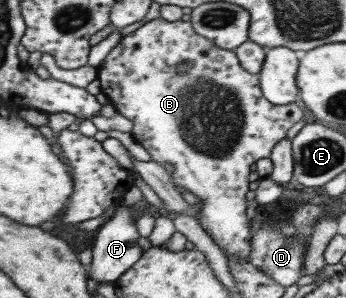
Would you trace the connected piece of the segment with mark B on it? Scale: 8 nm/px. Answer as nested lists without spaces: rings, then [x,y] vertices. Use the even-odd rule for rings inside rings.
[[[160,18],[152,19],[144,23],[140,28],[121,38],[119,43],[108,53],[99,67],[98,79],[100,79],[102,93],[108,97],[110,103],[116,110],[129,118],[134,123],[134,139],[140,143],[143,148],[150,154],[152,160],[164,164],[170,162],[173,164],[173,180],[180,188],[191,192],[201,199],[202,207],[196,217],[200,220],[201,225],[205,228],[206,233],[212,236],[212,239],[220,246],[227,256],[235,258],[244,258],[246,261],[252,255],[252,226],[250,226],[250,216],[248,216],[249,202],[246,200],[246,194],[250,192],[250,174],[252,174],[252,164],[256,164],[259,158],[268,158],[274,146],[279,140],[284,139],[284,134],[292,124],[296,124],[302,118],[302,110],[296,104],[275,105],[268,102],[261,93],[259,87],[258,74],[248,72],[240,62],[235,50],[226,50],[220,48],[212,40],[196,32],[193,22],[177,20],[176,22]],[[185,63],[187,69],[185,73],[179,74],[176,68]]]

